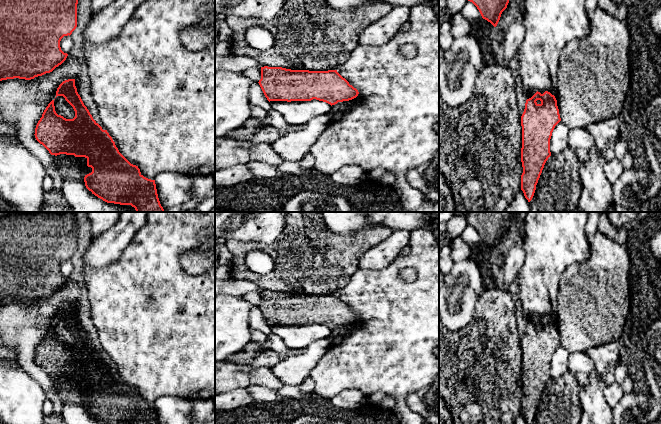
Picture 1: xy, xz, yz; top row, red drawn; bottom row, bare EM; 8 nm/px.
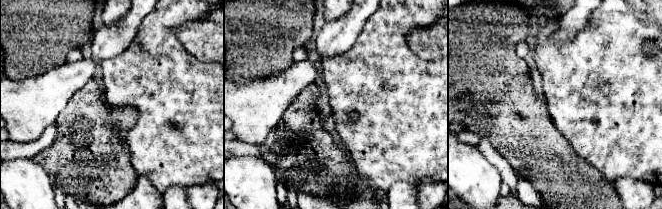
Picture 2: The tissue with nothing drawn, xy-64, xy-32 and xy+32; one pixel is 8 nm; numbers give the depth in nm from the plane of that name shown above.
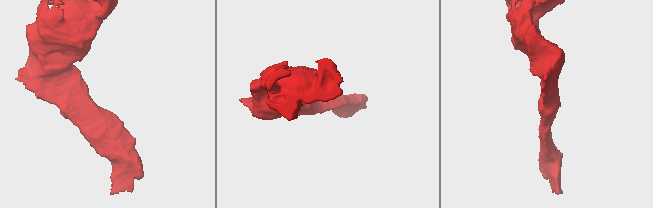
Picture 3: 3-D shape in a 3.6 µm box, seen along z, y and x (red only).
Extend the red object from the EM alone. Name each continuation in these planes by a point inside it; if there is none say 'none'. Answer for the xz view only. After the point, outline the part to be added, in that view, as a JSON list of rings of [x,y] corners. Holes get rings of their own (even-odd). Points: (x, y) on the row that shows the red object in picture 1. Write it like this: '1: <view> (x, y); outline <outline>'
none

